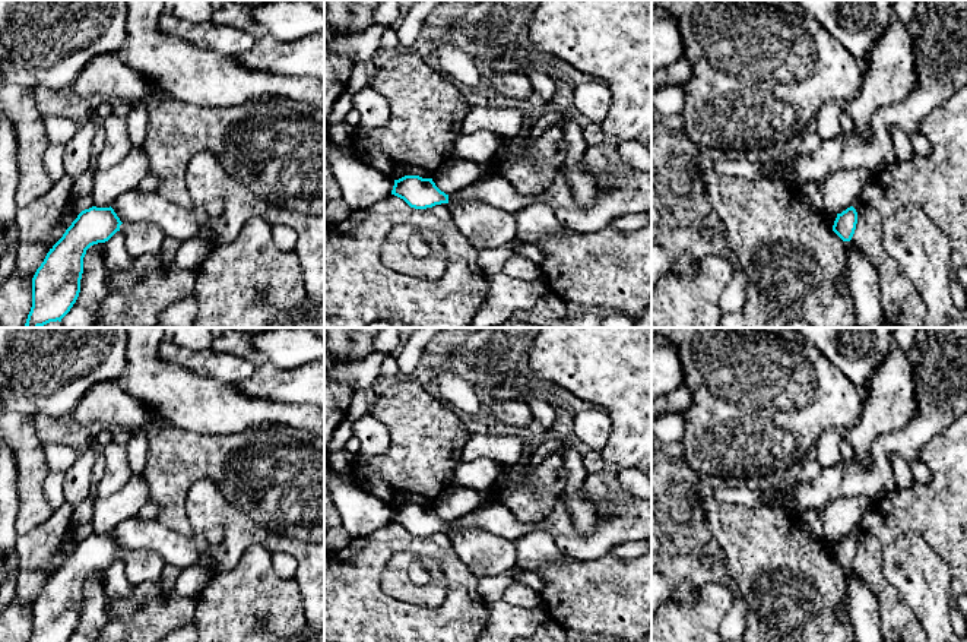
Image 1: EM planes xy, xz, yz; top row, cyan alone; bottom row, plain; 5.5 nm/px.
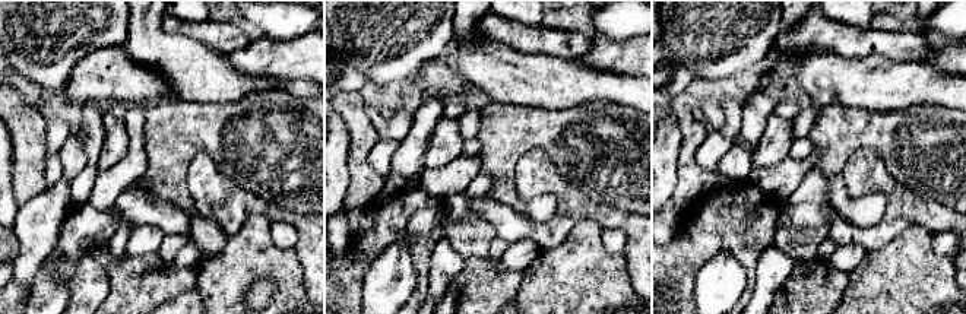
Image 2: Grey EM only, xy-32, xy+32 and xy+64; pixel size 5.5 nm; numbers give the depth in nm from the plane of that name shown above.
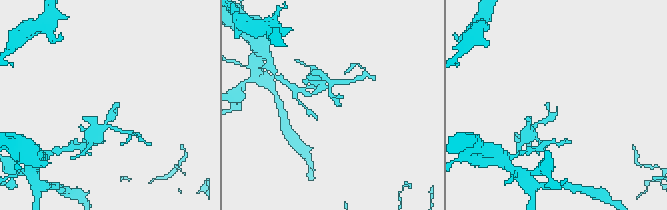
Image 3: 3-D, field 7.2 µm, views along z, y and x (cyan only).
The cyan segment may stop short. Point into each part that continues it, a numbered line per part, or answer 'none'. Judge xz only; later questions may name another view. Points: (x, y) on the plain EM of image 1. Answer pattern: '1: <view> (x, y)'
none

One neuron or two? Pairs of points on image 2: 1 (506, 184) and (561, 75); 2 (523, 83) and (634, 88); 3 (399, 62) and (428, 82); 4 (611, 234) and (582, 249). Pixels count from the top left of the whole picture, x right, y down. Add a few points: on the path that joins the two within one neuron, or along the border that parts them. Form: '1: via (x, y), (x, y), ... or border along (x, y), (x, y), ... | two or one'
1: border along (512, 102), (548, 108), (572, 108), (579, 105) | two
2: via (551, 83), (607, 86) | one
3: border along (446, 57), (430, 59), (414, 73) | two
4: border along (601, 230), (604, 246), (611, 253), (623, 254) | two

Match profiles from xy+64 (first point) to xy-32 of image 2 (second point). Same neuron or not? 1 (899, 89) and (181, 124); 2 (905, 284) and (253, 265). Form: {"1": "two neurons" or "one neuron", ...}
{"1": "two neurons", "2": "one neuron"}

